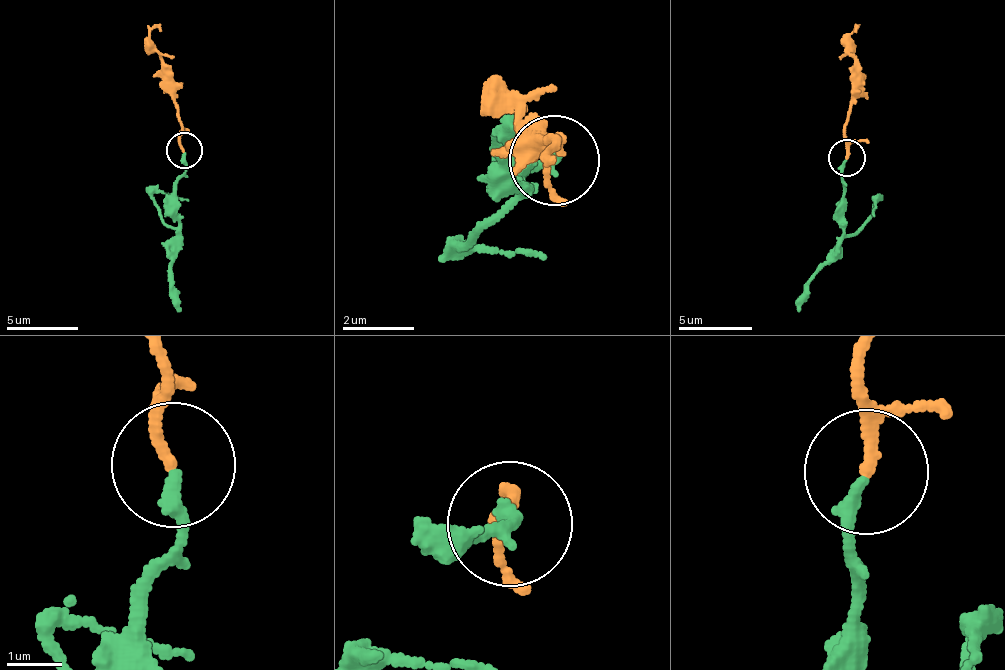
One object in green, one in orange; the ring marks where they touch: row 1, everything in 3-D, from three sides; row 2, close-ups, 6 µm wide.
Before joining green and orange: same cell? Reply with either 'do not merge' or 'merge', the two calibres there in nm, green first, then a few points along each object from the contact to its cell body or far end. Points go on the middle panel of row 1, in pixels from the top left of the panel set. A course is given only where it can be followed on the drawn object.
merge; 280 nm thick on the green side, 200 nm on the other; green runs (556, 163), (550, 167), (530, 171), (523, 196), (499, 147), (508, 123); orange runs (556, 163), (549, 128), (495, 98), (525, 108)

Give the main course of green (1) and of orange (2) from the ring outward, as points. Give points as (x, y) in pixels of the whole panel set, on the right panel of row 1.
1: (847, 159), (840, 251), (815, 274), (796, 311)
2: (847, 159), (851, 36), (857, 24)

